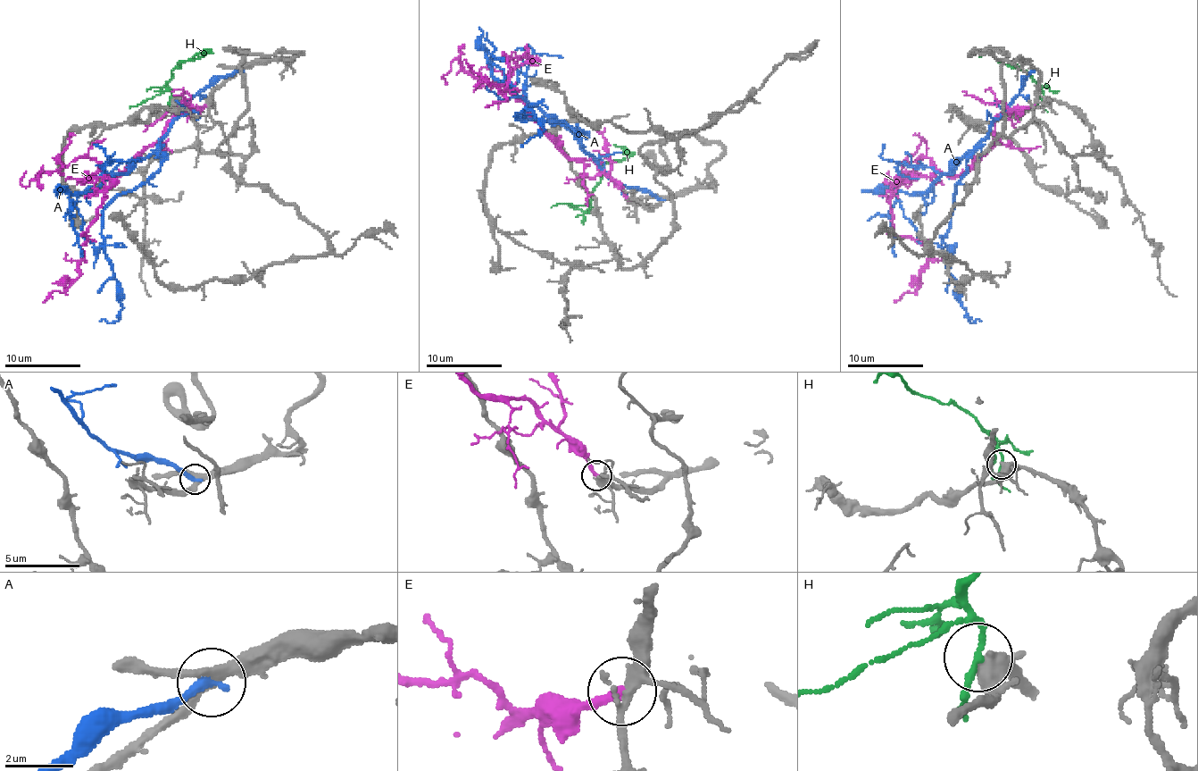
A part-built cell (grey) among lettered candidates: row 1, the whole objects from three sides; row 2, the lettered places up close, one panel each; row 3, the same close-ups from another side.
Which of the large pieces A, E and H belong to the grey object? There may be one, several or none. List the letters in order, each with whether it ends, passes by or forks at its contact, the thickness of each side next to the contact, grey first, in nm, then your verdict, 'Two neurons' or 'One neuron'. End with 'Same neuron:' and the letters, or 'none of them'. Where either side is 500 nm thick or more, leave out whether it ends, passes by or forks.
A: It ends there. Thickness 260 nm (grey) against 320 nm. Two neurons
E: It ends there. Thickness 260 nm (grey) against 280 nm. One neuron
H: It passes by. Thickness 400 nm (grey) against 160 nm. Two neurons
Same neuron: E

